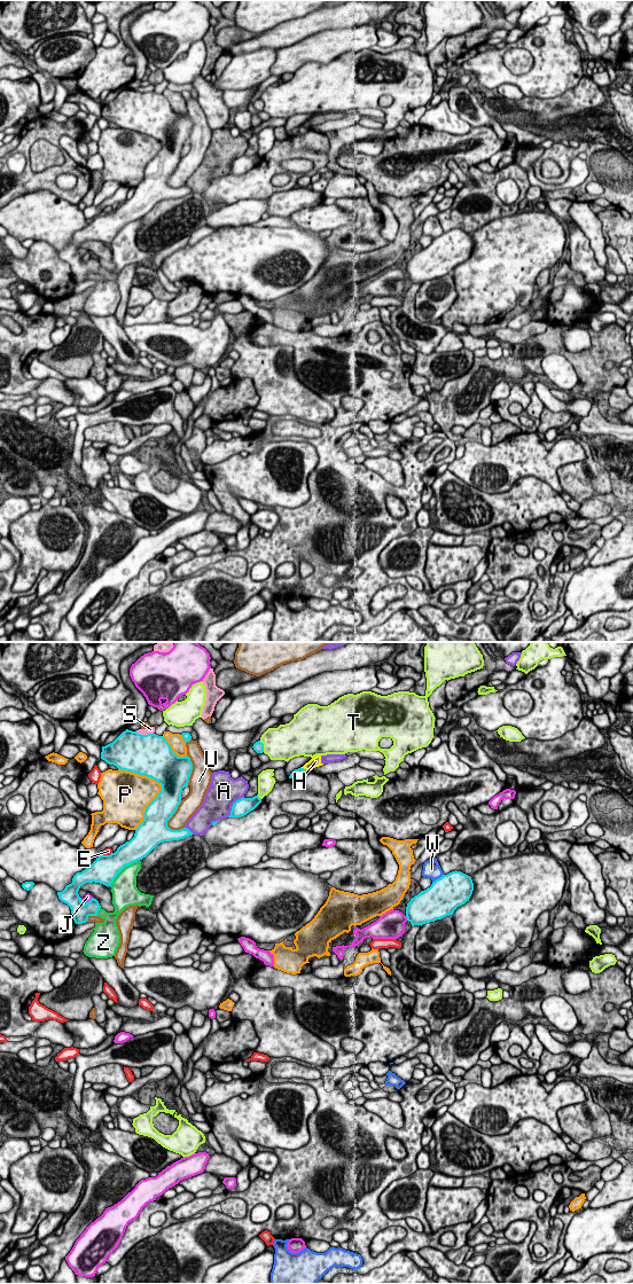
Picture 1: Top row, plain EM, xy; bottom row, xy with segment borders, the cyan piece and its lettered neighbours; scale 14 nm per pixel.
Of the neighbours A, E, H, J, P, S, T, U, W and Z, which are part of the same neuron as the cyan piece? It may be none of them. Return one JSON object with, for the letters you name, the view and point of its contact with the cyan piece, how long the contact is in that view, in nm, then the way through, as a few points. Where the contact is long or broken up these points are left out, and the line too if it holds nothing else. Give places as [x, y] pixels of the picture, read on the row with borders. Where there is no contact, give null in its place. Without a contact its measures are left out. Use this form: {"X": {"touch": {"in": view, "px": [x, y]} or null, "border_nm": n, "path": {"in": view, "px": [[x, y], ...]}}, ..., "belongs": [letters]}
{"belongs": []}

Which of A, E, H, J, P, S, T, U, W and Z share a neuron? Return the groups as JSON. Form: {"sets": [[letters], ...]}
{"sets": [["A", "H"], ["E"], ["J"], ["P"], ["S"], ["T"], ["U"], ["W"], ["Z"]]}

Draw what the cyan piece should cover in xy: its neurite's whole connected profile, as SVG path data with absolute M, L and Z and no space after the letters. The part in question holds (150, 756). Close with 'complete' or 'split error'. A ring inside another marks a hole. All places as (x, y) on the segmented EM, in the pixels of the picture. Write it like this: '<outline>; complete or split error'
M126 729L112 743L102 746L101 759L109 765L116 766L120 770L135 773L155 780L162 785L162 791L147 806L144 819L135 829L134 837L130 841L120 845L117 851L110 855L100 855L96 858L91 866L73 876L71 884L67 885L62 892L57 892L58 899L70 907L76 924L88 922L88 917L96 916L101 908L99 901L94 898L85 905L81 902L78 891L84 884L94 882L110 886L125 867L146 858L158 844L180 840L193 835L187 828L172 830L167 827L167 821L172 817L181 802L182 789L188 785L193 770L193 764L188 755L178 757L174 754L163 736L156 734L141 735Z; complete

